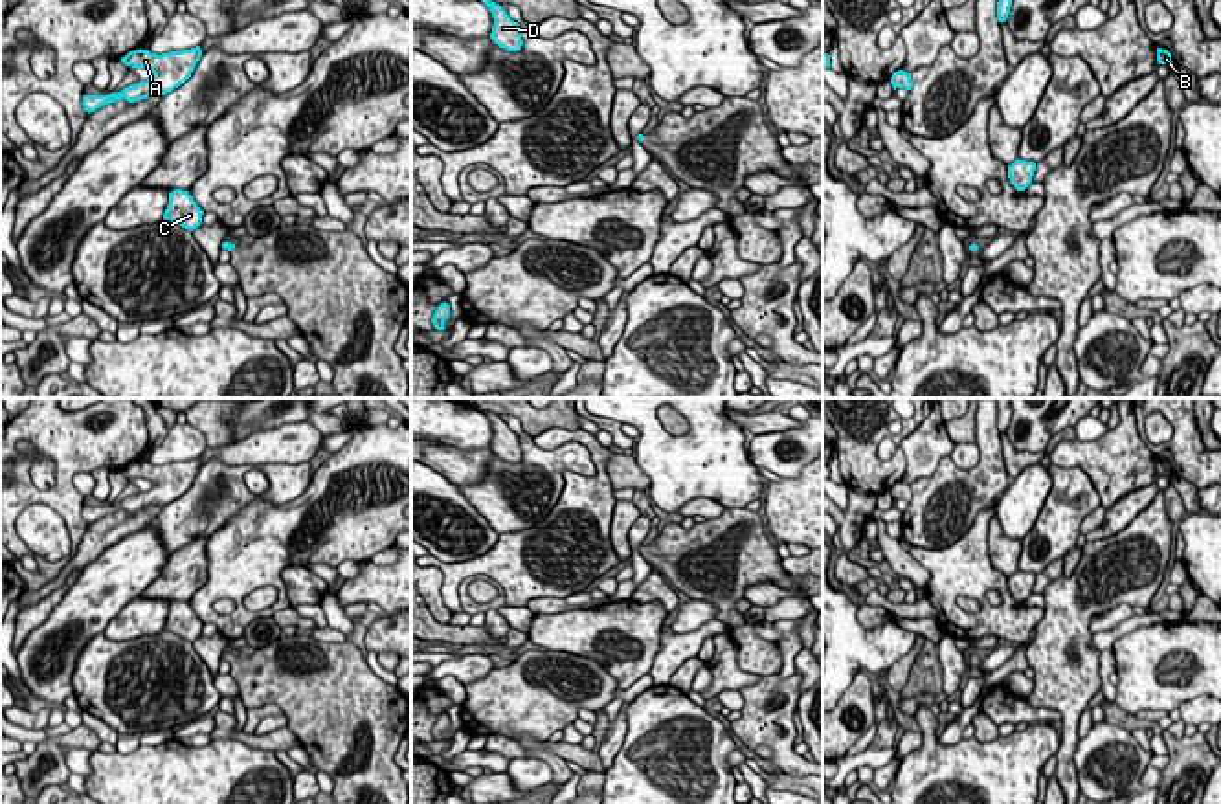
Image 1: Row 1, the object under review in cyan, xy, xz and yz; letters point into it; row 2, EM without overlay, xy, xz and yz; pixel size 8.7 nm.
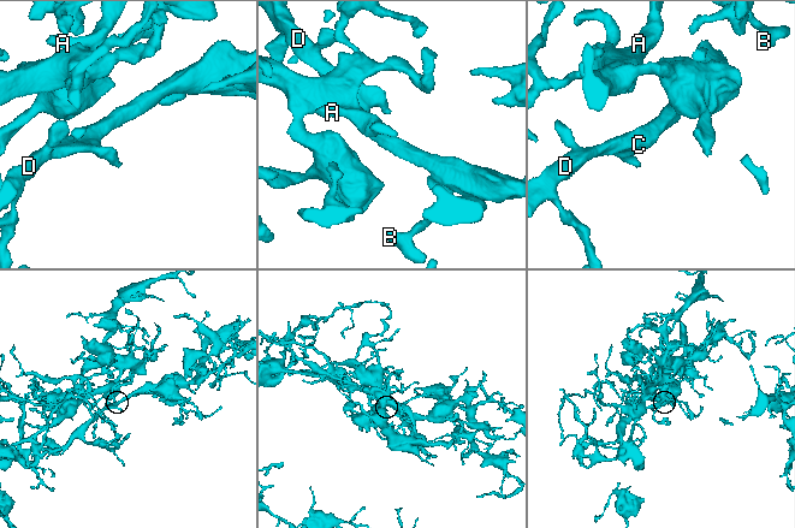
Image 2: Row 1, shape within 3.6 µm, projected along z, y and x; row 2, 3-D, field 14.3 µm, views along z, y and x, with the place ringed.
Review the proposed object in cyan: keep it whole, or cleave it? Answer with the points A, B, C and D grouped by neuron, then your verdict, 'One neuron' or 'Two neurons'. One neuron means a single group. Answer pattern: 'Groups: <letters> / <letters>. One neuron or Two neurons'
Groups: A B C D. One neuron

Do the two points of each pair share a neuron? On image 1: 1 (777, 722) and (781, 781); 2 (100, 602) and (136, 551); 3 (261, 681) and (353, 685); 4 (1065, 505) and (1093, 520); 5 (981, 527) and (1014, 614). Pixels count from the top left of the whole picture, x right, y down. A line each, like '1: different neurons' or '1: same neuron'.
1: different neurons
2: same neuron
3: same neuron
4: different neurons
5: same neuron

